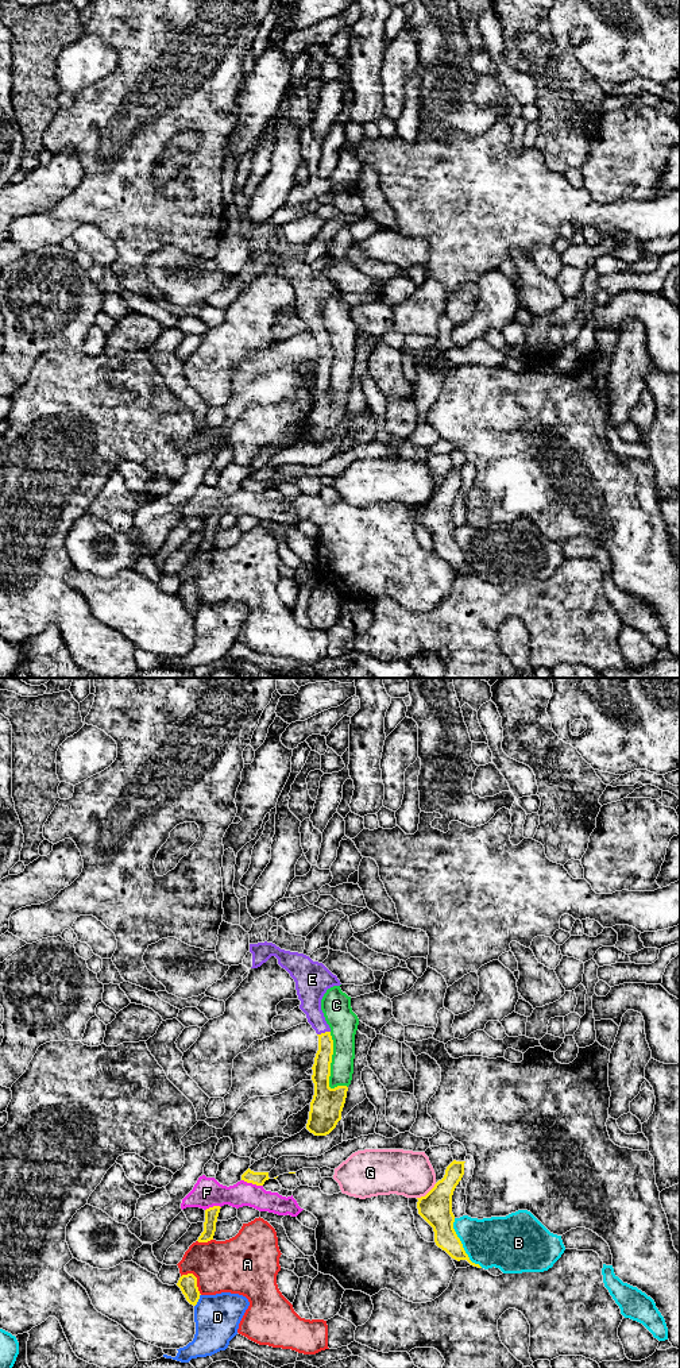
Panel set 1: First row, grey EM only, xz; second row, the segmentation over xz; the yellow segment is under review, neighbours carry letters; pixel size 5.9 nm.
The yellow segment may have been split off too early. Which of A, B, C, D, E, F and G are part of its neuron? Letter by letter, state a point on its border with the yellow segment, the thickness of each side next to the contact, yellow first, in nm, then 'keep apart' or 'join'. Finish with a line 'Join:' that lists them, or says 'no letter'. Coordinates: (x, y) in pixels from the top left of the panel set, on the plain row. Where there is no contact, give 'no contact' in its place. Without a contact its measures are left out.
A: contact xz (196, 588); calibres 110 and 320 nm; keep apart
B: contact xz (462, 554); calibres 180 and 300 nm; keep apart
C: contact xz (329, 377); calibres 190 and 160 nm; keep apart
D: contact xz (197, 609); calibres 110 and 260 nm; keep apart
E: contact xz (323, 342); calibres 110 and 140 nm; join
F: contact xz (252, 492); calibres 80 and 150 nm; keep apart
G: contact xz (428, 501); calibres 190 and 280 nm; keep apart
Join: E

